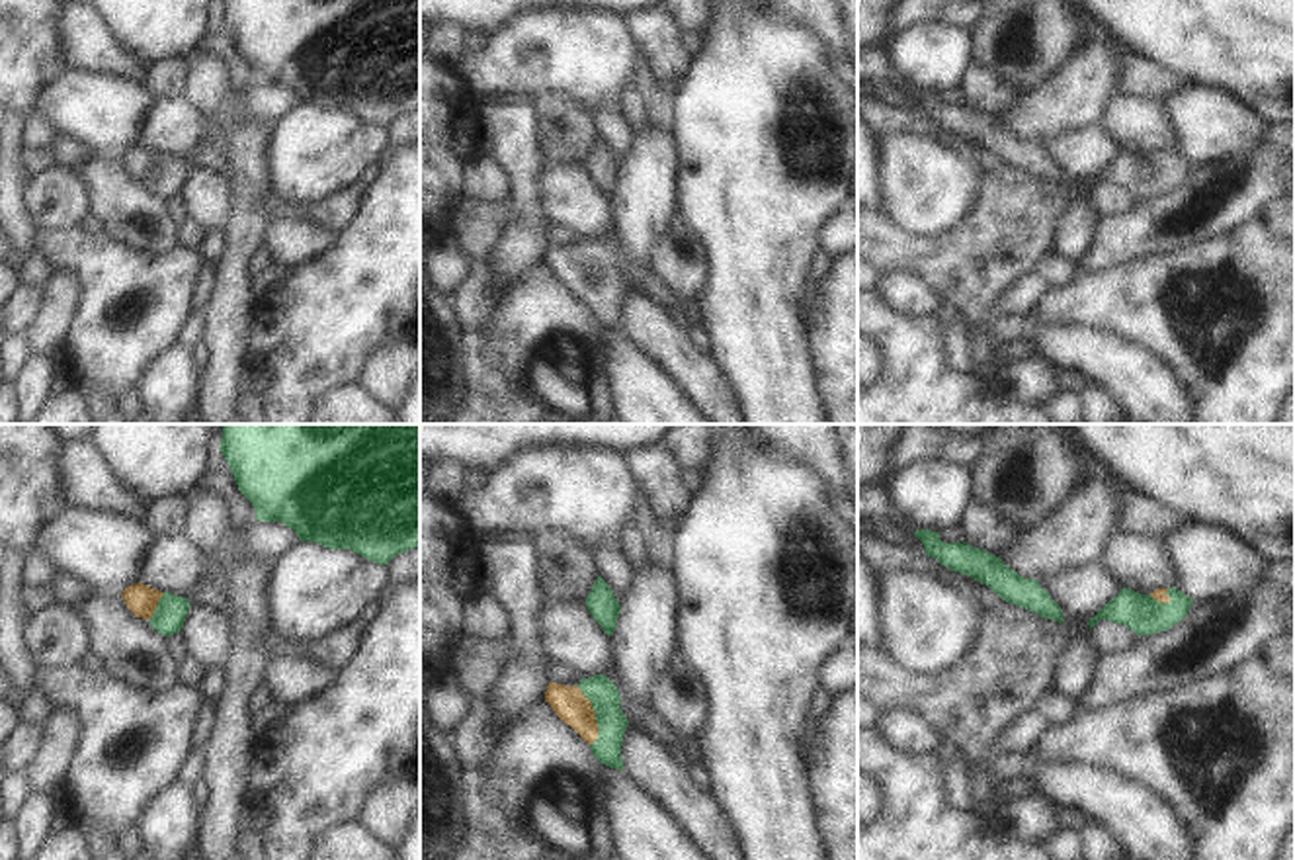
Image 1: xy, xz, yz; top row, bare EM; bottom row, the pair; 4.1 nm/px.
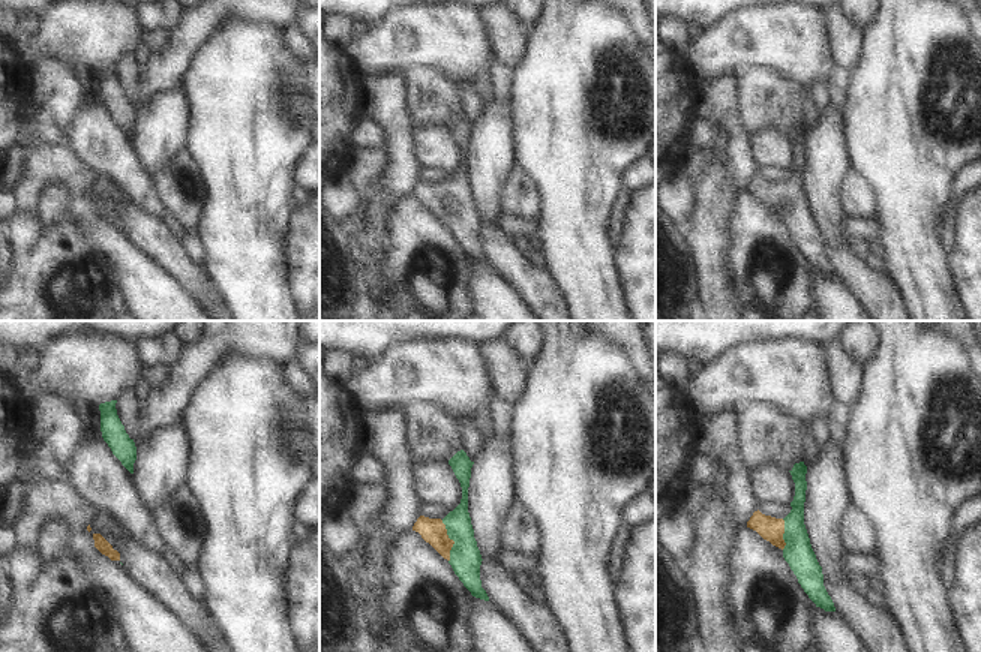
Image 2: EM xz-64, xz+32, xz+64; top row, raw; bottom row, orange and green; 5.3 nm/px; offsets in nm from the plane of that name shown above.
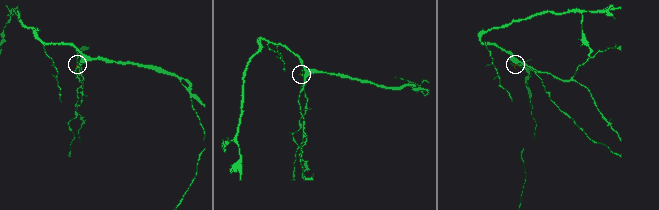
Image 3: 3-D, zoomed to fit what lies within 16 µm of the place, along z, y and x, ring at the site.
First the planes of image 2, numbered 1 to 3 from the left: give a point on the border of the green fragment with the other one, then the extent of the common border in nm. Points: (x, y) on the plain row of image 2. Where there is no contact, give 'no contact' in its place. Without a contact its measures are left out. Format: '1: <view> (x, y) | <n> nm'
1: no contact
2: xz+32 (453, 206) | 220 nm
3: xz+64 (783, 197) | 170 nm

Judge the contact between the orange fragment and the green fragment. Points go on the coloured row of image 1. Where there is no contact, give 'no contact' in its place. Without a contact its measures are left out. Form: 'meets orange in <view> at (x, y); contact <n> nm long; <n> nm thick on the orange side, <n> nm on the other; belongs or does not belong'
meets orange in xz at (594, 716); contact 260 nm long; 140 nm thick on the orange side, 130 nm on the other; belongs

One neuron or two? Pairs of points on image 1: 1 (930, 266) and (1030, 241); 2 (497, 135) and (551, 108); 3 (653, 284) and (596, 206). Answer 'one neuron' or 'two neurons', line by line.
1: one neuron
2: two neurons
3: one neuron

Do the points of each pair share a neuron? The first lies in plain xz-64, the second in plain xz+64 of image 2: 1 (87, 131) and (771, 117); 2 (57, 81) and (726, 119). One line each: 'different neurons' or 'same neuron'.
1: different neurons
2: same neuron

